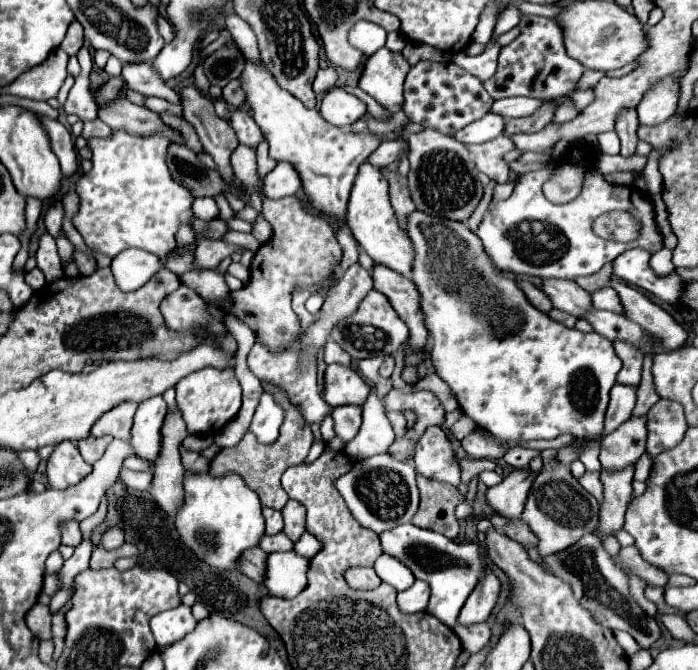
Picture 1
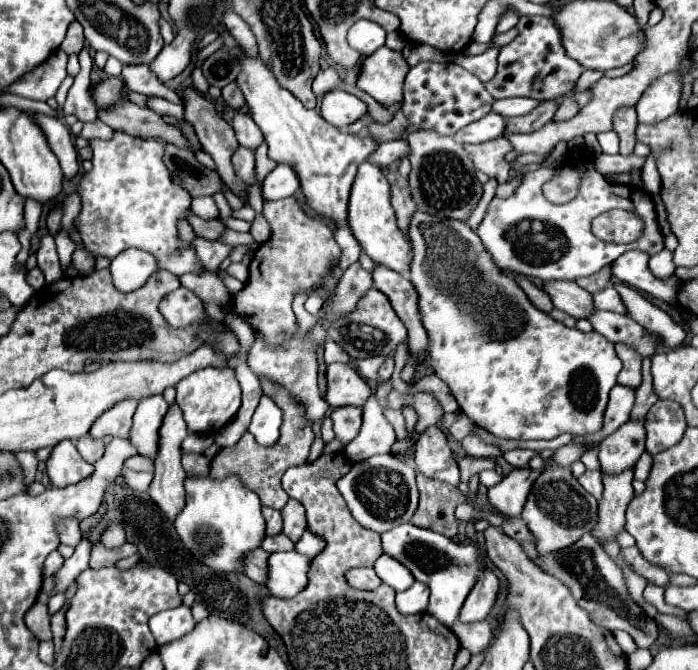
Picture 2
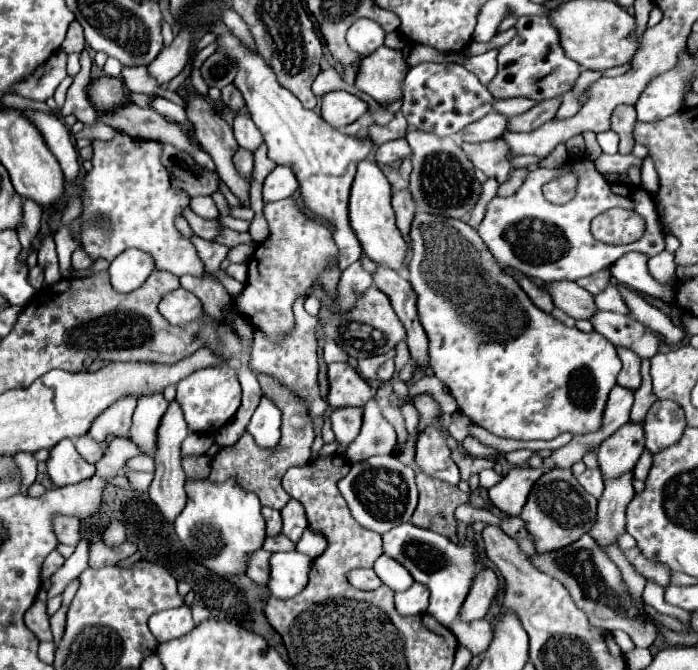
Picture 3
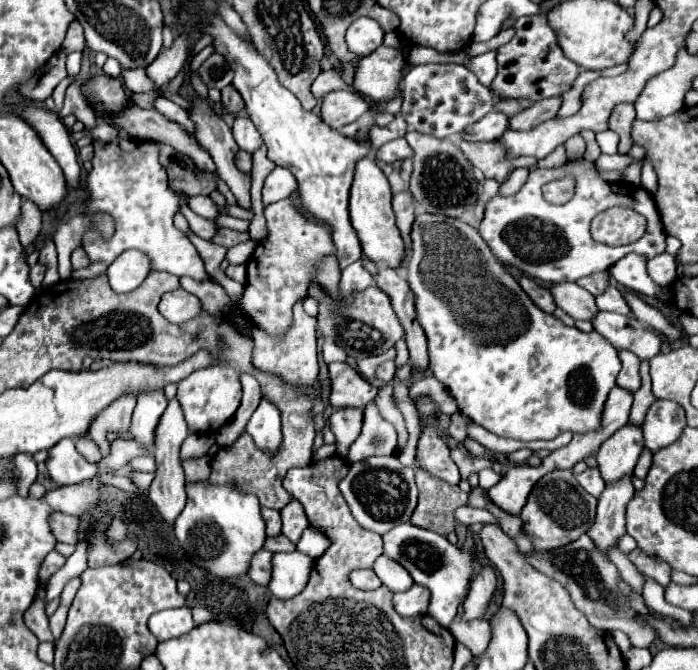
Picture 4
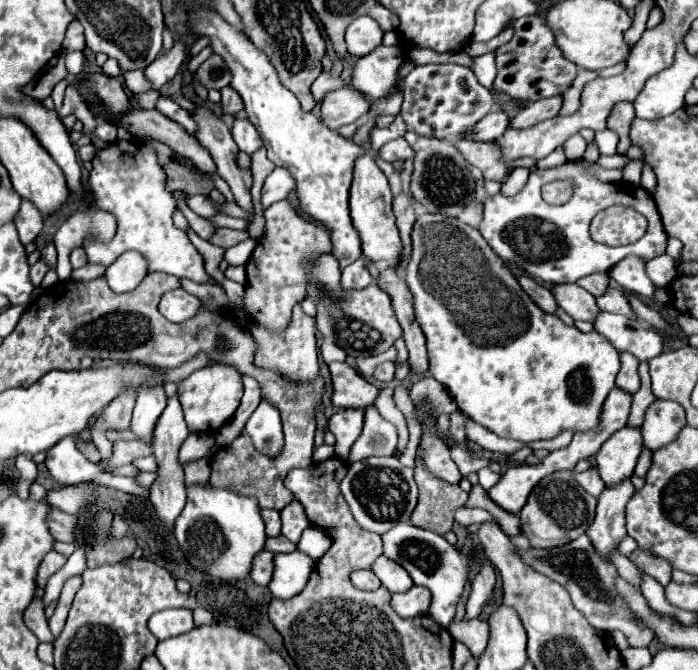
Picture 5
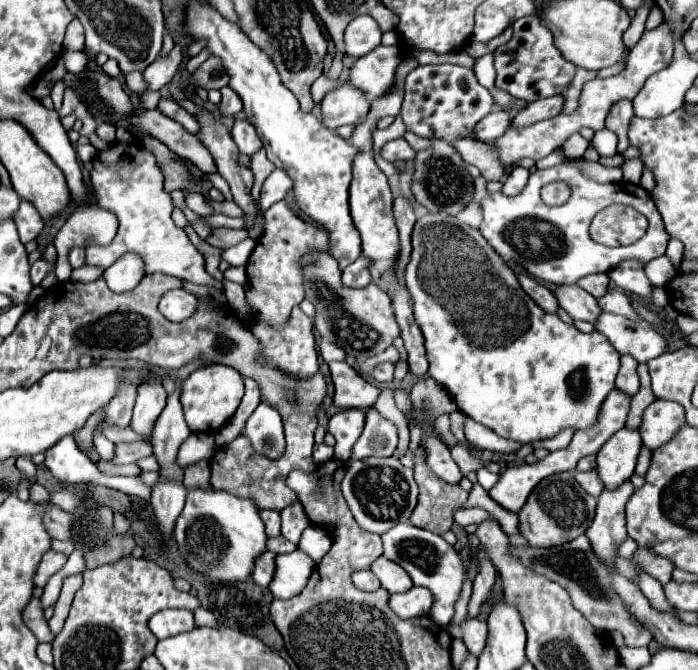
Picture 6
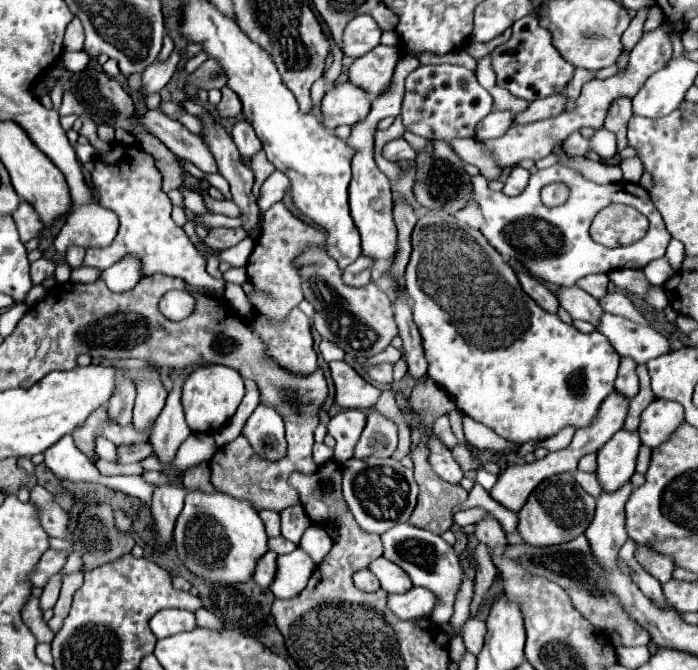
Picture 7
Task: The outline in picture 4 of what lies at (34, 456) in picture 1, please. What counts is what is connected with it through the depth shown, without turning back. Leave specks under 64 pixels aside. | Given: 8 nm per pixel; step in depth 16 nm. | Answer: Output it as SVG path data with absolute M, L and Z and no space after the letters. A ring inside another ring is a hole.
M18 454L14 458L16 468L20 471L18 493L22 497L28 496L29 487L35 482L38 474L37 463L33 456Z

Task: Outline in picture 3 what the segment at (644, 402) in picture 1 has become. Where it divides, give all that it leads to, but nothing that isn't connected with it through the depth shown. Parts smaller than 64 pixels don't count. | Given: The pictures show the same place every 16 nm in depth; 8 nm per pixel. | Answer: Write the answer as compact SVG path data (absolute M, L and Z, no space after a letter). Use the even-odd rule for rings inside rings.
M642 360L640 374L642 374L642 386L634 392L634 406L632 406L632 412L630 412L630 422L636 422L636 424L642 424L648 408L656 402L656 396L652 392L650 362L648 360Z

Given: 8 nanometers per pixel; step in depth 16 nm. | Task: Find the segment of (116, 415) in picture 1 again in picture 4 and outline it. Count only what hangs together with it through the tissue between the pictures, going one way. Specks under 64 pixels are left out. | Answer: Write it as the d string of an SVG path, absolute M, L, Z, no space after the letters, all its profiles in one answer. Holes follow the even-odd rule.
M124 392L124 396L116 398L94 420L94 424L90 428L92 430L90 436L98 444L102 456L110 454L110 442L106 438L106 432L126 432L130 428L130 418L132 418L134 404L136 404L136 396L132 396L132 392Z

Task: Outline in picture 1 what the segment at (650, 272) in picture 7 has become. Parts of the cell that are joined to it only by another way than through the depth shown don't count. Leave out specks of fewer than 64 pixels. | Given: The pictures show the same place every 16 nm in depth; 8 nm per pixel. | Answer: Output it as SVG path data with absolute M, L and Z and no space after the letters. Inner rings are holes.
M666 246L660 250L660 252L656 252L652 258L650 258L650 268L656 272L656 276L660 276L660 278L666 278L666 276L670 276L674 270L676 270L676 266L674 266L674 262L672 262L672 250L668 250Z

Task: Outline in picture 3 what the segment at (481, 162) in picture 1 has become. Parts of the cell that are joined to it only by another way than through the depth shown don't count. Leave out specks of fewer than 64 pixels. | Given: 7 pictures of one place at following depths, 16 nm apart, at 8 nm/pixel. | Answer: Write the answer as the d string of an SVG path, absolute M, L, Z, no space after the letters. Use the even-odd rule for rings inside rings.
M500 138L494 142L480 142L480 144L462 142L460 146L476 168L480 168L488 178L494 178L500 184L508 178L508 174L514 168L524 168L541 161L541 158L534 155L522 155L508 160L504 154L504 144L500 144Z

